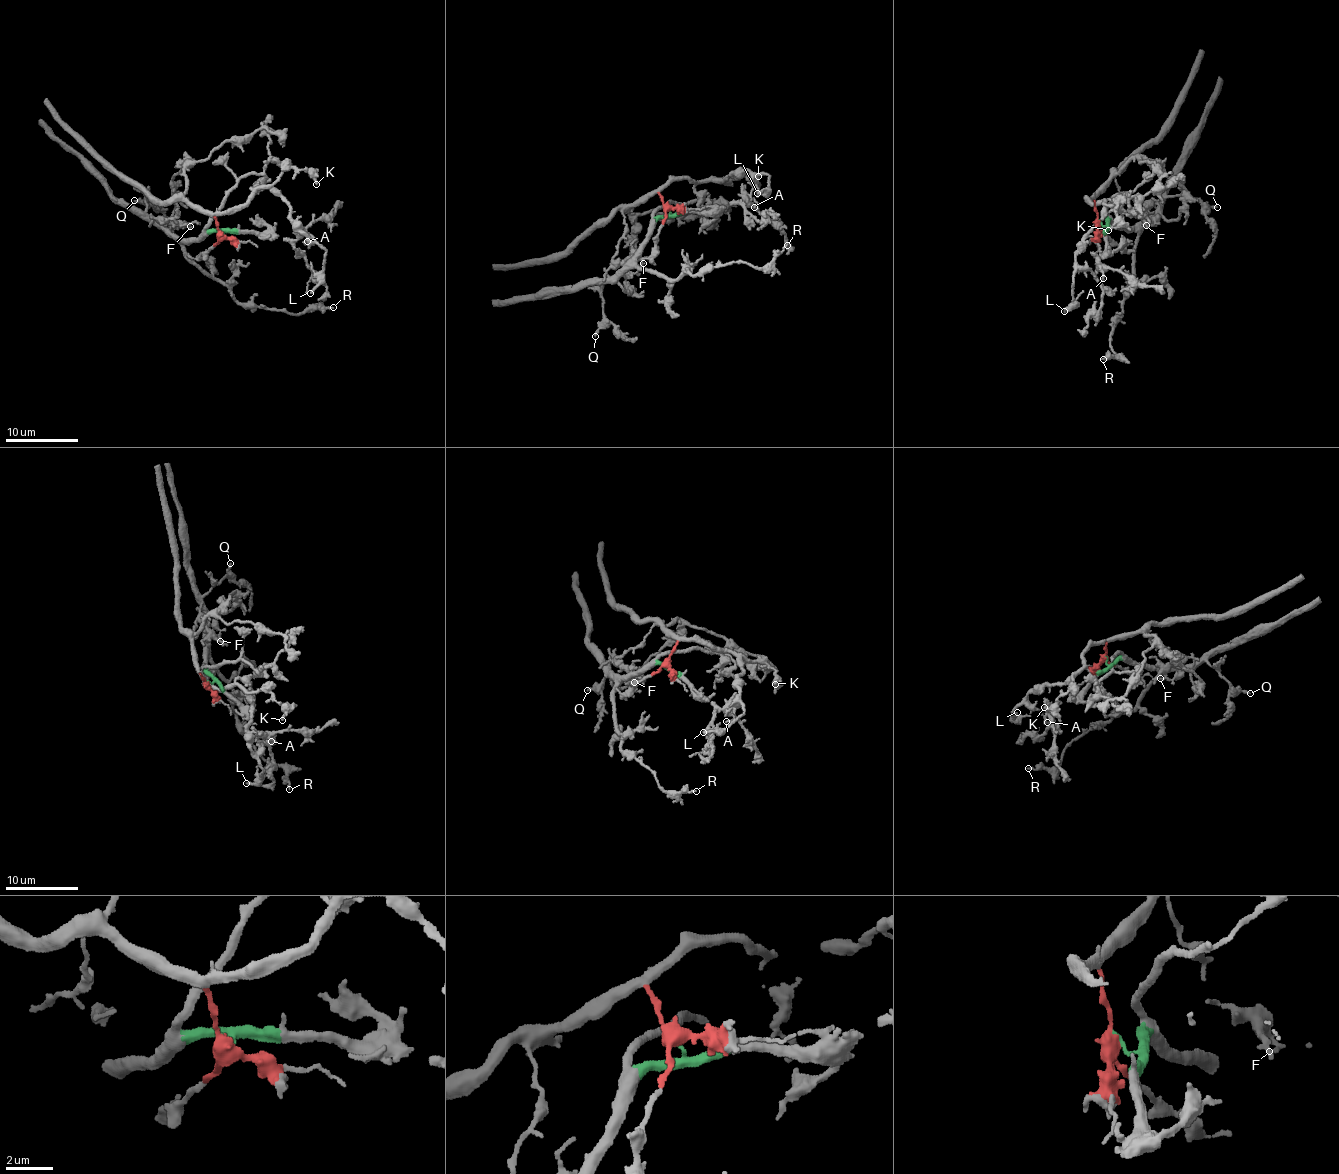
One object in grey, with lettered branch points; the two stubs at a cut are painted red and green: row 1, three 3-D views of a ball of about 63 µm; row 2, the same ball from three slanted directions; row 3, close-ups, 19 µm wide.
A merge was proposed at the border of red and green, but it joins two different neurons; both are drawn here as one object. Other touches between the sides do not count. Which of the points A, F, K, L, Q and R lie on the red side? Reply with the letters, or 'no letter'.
F, K, L

